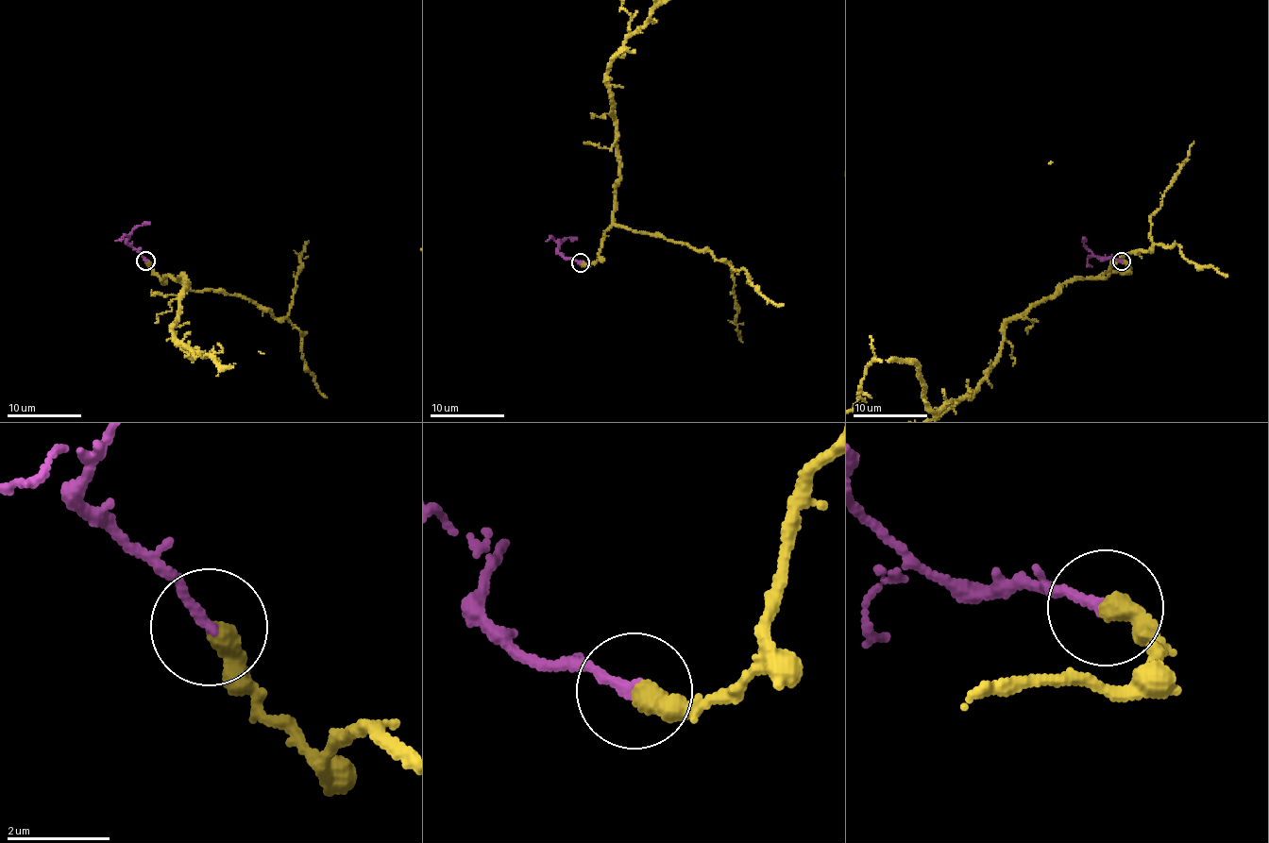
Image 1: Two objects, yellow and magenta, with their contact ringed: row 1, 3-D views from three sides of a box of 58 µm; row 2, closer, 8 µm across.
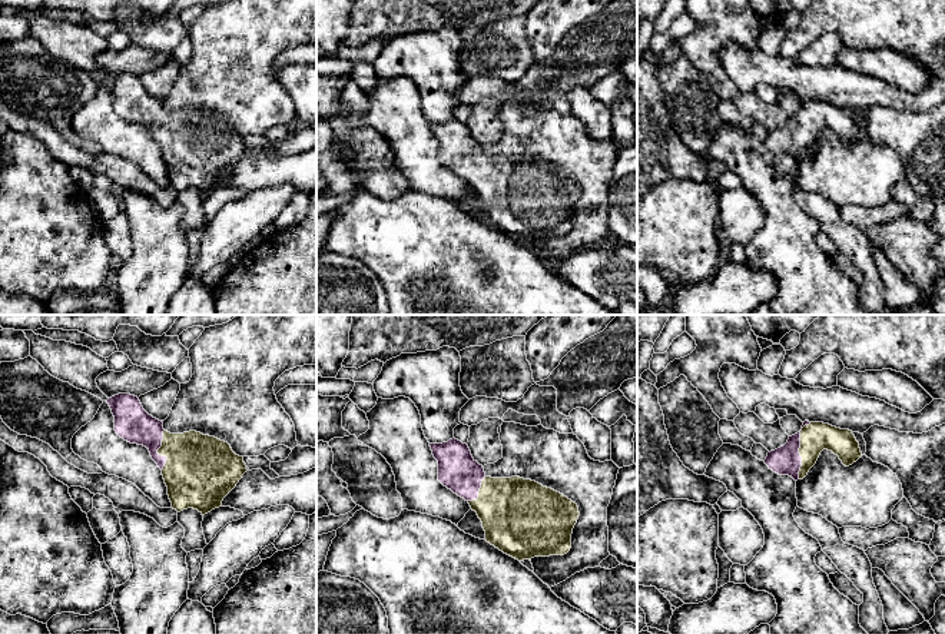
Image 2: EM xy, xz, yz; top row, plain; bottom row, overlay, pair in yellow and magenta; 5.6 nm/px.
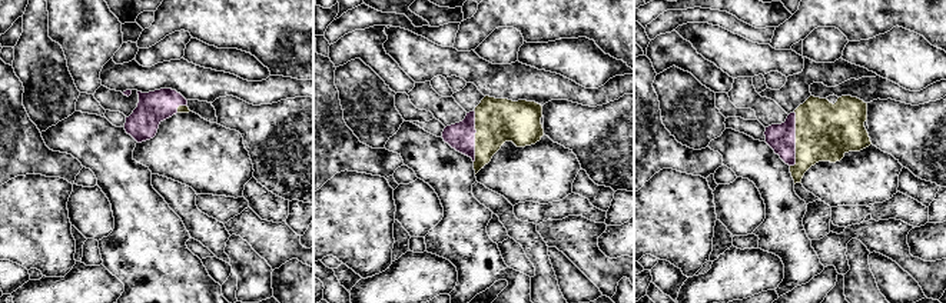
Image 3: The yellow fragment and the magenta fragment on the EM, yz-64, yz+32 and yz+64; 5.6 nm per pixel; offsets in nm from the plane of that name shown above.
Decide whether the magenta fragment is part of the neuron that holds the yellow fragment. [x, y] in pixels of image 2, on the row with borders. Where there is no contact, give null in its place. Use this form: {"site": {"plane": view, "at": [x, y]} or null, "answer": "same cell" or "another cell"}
{"site": {"plane": "yz", "at": [799, 450]}, "answer": "same cell"}

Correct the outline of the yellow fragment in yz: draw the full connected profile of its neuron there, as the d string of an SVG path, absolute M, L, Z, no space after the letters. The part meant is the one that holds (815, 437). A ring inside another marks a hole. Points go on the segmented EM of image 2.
M805 421L802 429L789 437L783 447L767 452L765 464L773 472L789 475L798 481L808 475L823 449L838 455L845 467L862 457L859 442L852 431Z

